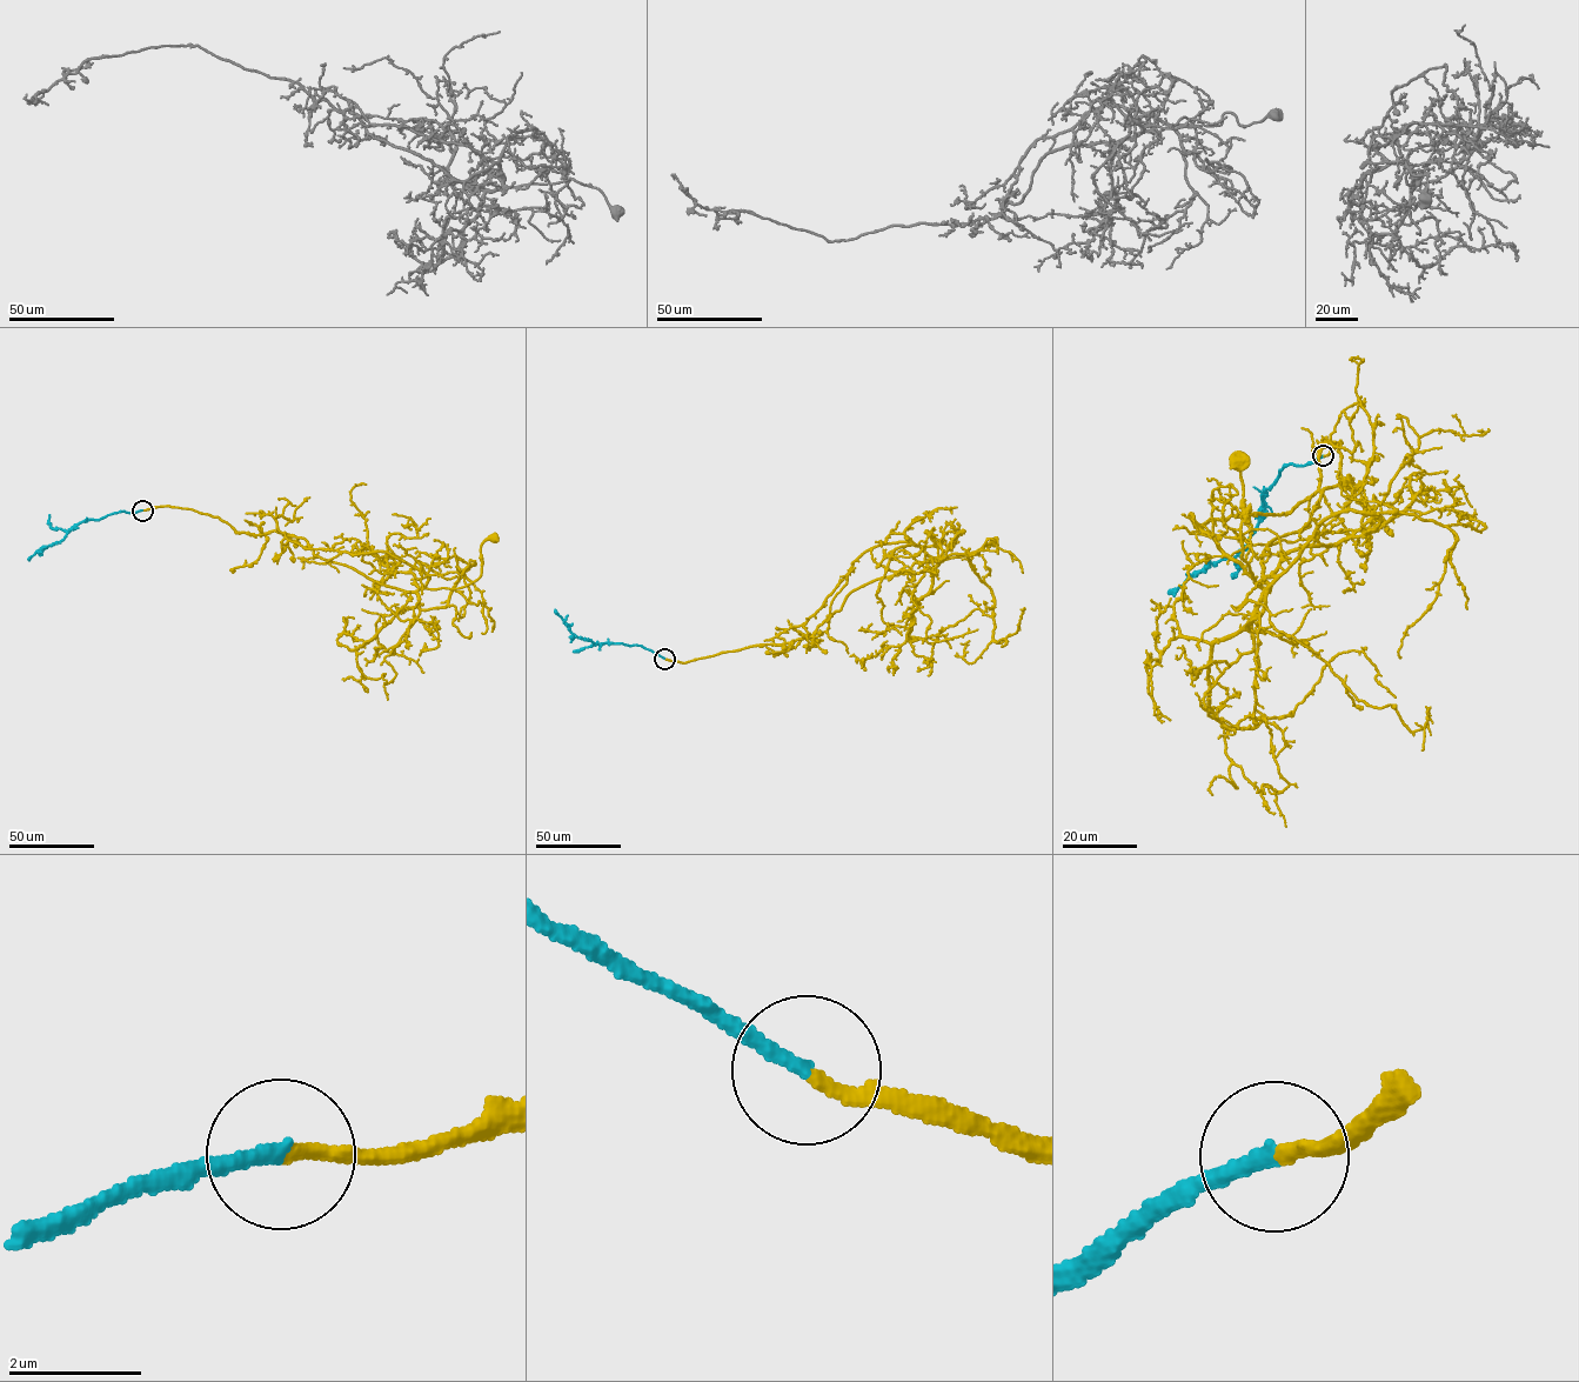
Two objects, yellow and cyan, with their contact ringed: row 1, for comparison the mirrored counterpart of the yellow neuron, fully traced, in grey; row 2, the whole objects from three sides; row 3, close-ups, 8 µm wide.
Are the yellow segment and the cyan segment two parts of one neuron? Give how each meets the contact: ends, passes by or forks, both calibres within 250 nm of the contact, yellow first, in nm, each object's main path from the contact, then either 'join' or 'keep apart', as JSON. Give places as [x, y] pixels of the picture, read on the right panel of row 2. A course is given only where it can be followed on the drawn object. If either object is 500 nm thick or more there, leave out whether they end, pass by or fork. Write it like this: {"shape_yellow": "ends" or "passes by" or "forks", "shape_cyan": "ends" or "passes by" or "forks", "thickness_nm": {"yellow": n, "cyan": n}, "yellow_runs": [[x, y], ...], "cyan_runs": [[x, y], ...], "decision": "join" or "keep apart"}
{"shape_yellow": "ends", "shape_cyan": "ends", "thickness_nm": {"yellow": 190, "cyan": 240}, "yellow_runs": [[1323, 456], [1342, 441], [1352, 487], [1325, 487], [1307, 527], [1271, 541], [1268, 591], [1242, 555], [1239, 462]], "cyan_runs": [[1323, 456], [1305, 466], [1283, 467], [1260, 496], [1257, 527], [1248, 543], [1232, 558], [1211, 563], [1168, 592]], "decision": "join"}

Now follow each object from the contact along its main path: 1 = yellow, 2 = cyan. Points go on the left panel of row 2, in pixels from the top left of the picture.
1: (142, 511), (191, 509), (238, 532), (292, 534), (315, 555), (407, 592), (474, 582), (481, 543), (494, 538)
2: (142, 511), (81, 521), (62, 539), (44, 546), (28, 559)

